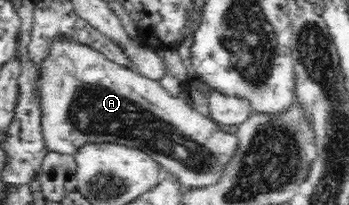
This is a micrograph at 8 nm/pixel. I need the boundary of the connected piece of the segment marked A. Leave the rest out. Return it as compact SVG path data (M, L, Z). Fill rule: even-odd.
M62 34L54 36L49 41L40 66L42 136L48 151L73 155L86 142L127 145L147 153L162 170L173 173L186 188L215 184L220 179L221 166L236 151L235 134L221 130L216 121L194 111L181 96L168 93L158 80L146 77L134 68L110 61L103 52L91 45Z

